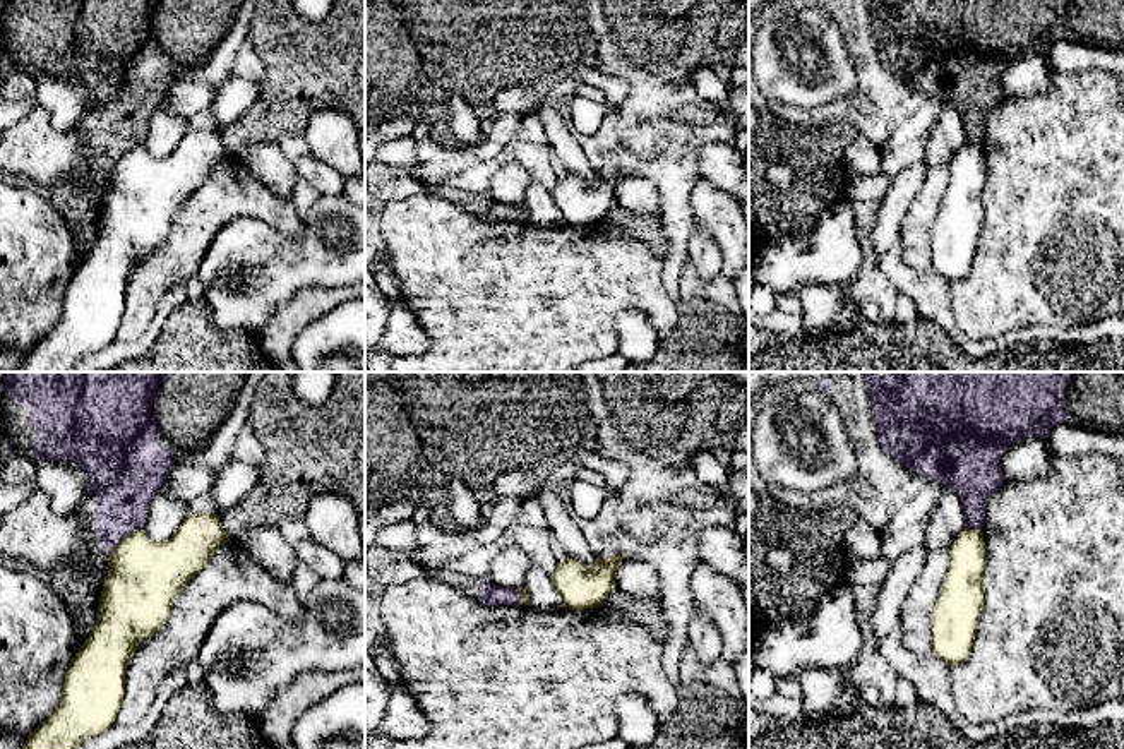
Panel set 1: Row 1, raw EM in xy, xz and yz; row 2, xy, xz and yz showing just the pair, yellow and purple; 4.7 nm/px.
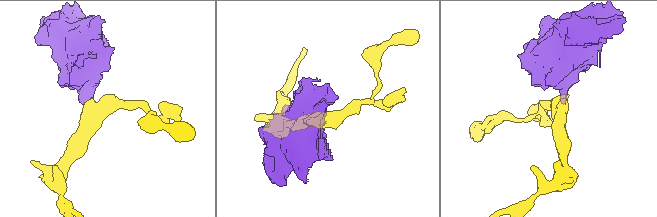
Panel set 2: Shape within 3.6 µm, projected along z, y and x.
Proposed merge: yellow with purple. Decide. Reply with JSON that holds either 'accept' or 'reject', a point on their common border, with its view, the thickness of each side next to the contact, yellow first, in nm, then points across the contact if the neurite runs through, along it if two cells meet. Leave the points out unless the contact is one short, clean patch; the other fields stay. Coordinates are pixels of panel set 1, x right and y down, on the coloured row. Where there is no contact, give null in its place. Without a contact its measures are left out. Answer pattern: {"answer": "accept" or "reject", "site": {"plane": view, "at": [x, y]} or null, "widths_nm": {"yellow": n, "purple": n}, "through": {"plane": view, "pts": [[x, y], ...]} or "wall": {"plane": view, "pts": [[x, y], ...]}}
{"answer": "reject", "site": {"plane": "xy", "at": [124, 537]}, "widths_nm": {"yellow": 340, "purple": 300}, "wall": {"plane": "xy", "pts": [[141, 527], [127, 533], [110, 554]]}}

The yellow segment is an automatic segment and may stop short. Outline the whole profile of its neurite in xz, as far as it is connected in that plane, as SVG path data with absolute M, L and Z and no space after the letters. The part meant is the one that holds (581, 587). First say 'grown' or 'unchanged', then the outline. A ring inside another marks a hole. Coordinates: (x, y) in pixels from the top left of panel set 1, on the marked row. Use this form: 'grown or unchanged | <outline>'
unchanged | M620 555L596 559L593 566L565 557L550 574L565 608L584 610L601 607L615 588Z

